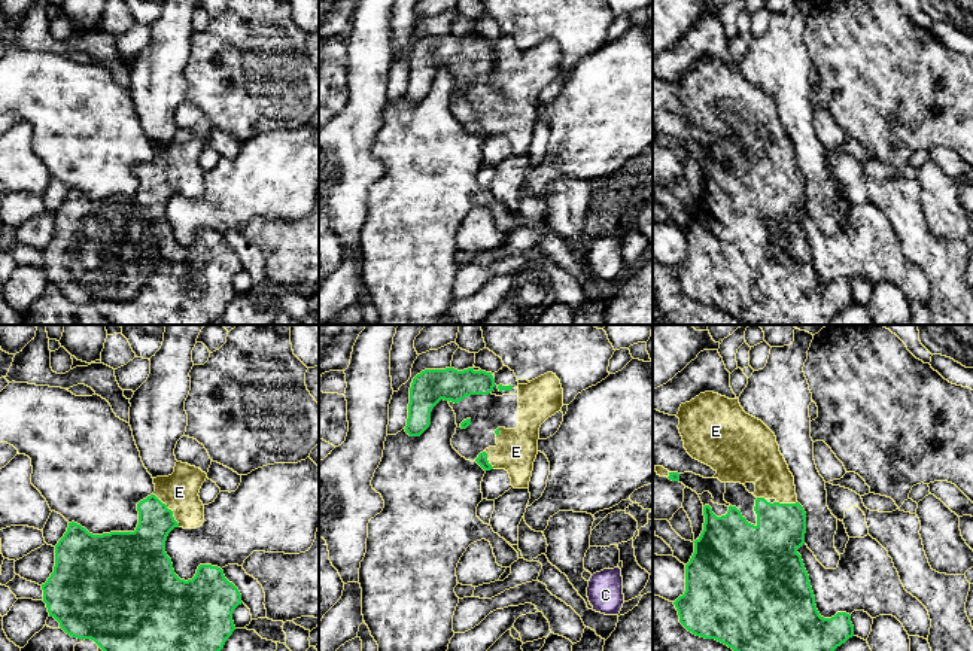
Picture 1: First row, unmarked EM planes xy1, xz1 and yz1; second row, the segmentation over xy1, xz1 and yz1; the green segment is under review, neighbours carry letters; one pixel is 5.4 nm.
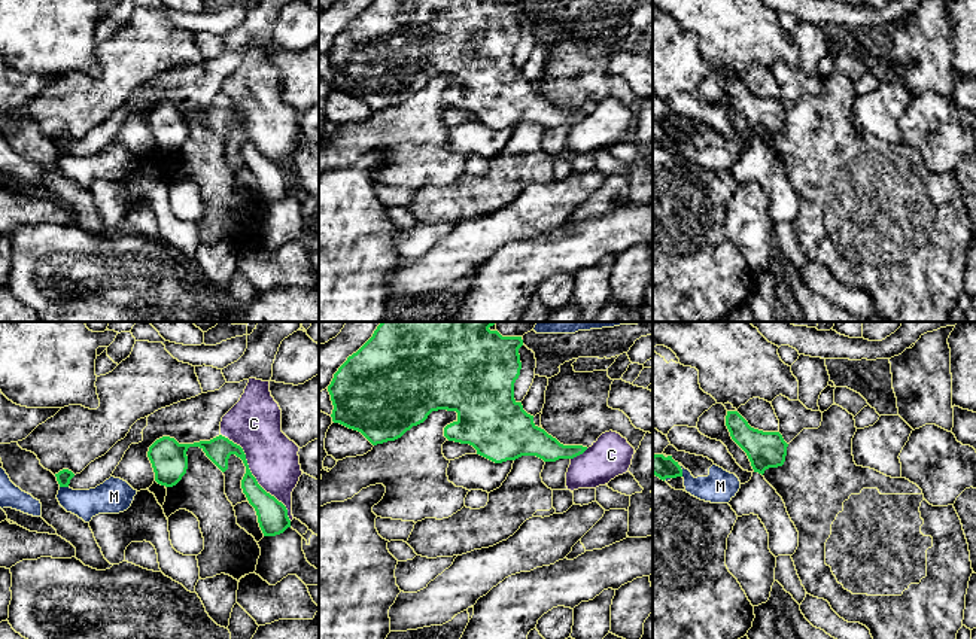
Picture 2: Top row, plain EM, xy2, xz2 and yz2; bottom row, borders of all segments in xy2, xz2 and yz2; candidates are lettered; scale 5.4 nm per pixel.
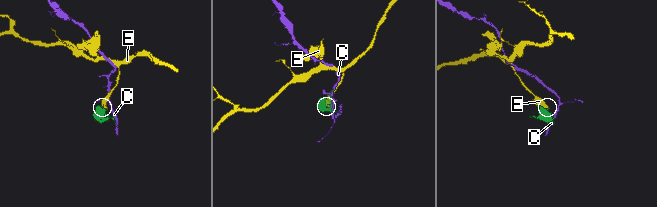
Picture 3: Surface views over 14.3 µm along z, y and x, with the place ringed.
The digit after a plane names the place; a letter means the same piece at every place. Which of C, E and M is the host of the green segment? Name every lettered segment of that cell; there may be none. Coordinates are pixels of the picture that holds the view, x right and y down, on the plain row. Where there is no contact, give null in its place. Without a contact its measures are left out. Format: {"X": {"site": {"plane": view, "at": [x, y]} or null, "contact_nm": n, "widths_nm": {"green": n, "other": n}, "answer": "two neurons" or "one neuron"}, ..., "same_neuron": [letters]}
{"C": {"site": {"plane": "xy2", "at": [252, 142]}, "contact_nm": 600, "widths_nm": {"green": 160, "other": 280}, "answer": "two neurons"}, "E": {"site": {"plane": "xy1", "at": [170, 176]}, "contact_nm": 240, "widths_nm": {"green": 220, "other": 200}, "answer": "one neuron"}, "M": {"site": {"plane": "yz2", "at": [681, 136]}, "contact_nm": 80, "widths_nm": {"green": 120, "other": 180}, "answer": "two neurons"}, "same_neuron": ["E"]}

